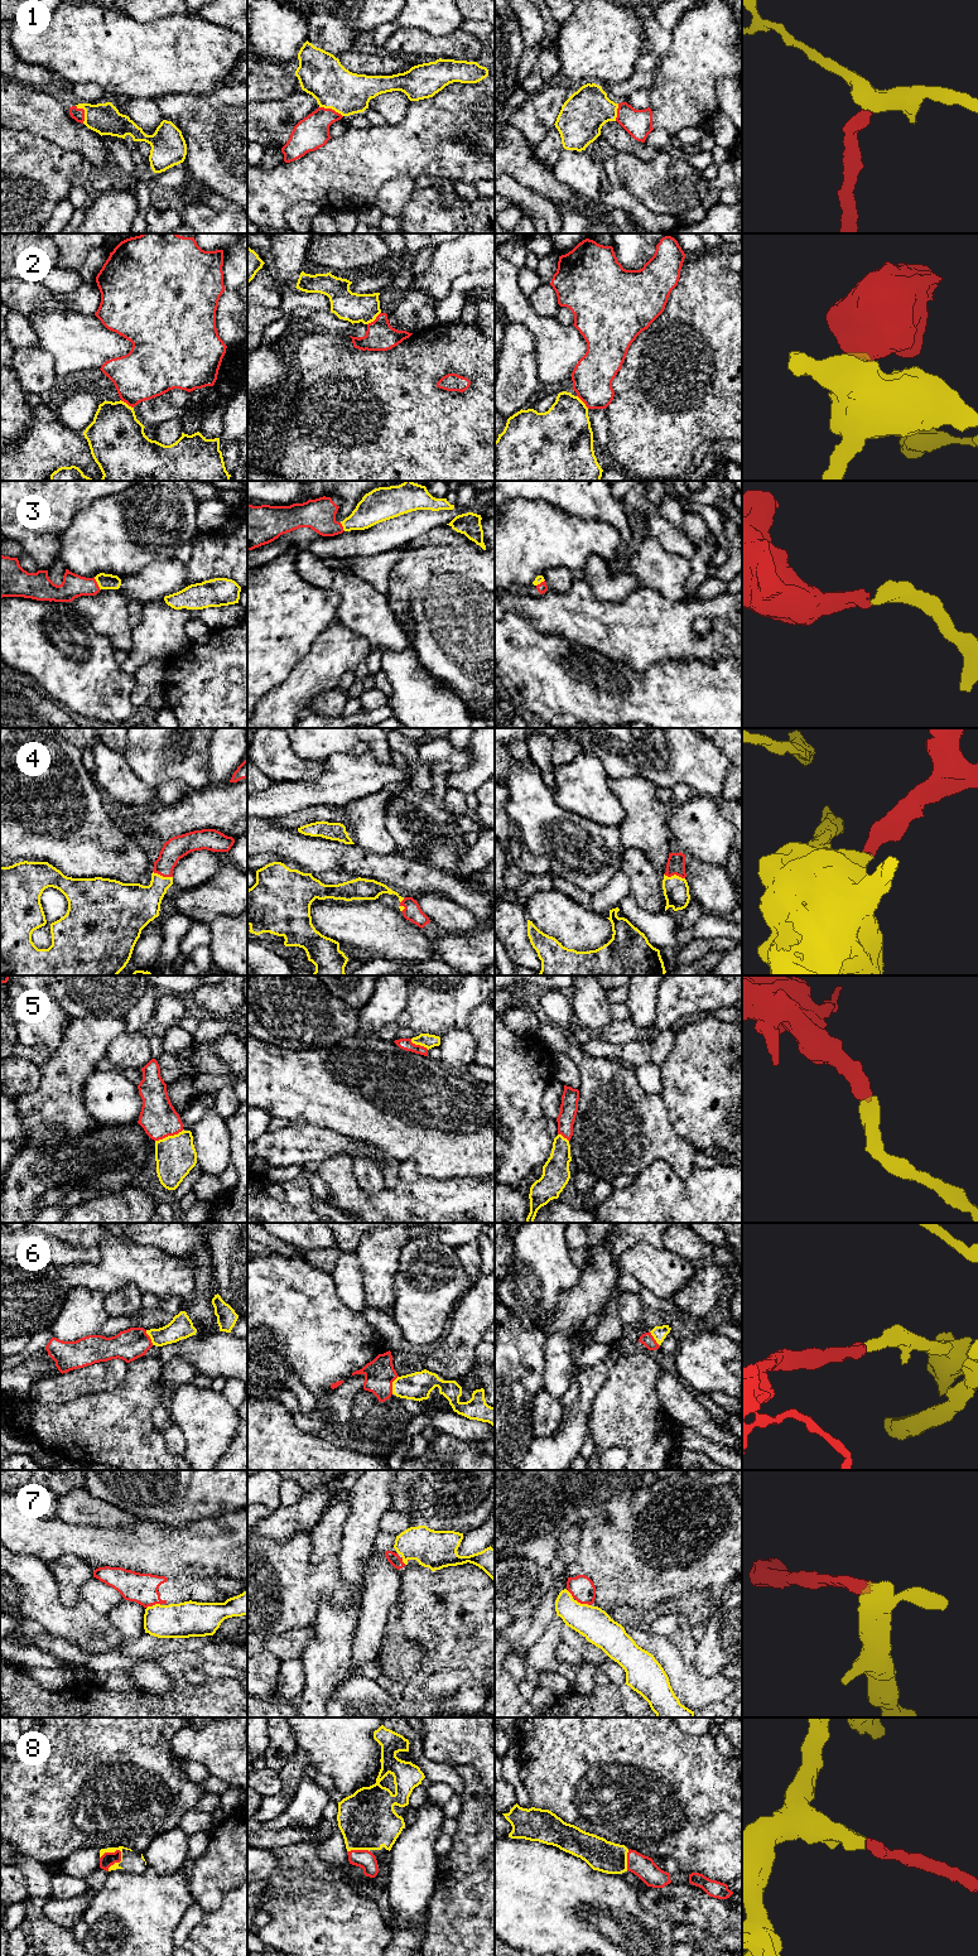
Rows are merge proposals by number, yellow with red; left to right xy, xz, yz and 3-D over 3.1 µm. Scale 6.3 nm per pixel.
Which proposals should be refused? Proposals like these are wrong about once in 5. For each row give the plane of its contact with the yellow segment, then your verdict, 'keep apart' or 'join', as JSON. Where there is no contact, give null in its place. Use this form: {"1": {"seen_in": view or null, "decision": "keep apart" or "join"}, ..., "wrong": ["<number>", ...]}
{"1": {"seen_in": "xz", "decision": "join"}, "2": {"seen_in": "xz", "decision": "keep apart"}, "3": {"seen_in": "xy", "decision": "join"}, "4": {"seen_in": "yz", "decision": "join"}, "5": {"seen_in": "xy", "decision": "join"}, "6": {"seen_in": "xz", "decision": "join"}, "7": {"seen_in": "yz", "decision": "keep apart"}, "8": {"seen_in": "xy", "decision": "join"}, "wrong": ["2", "7"]}

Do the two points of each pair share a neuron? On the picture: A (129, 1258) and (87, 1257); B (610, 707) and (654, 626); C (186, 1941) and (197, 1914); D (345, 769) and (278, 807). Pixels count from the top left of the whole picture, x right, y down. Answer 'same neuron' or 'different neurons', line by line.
A: different neurons
B: different neurons
C: same neuron
D: same neuron

